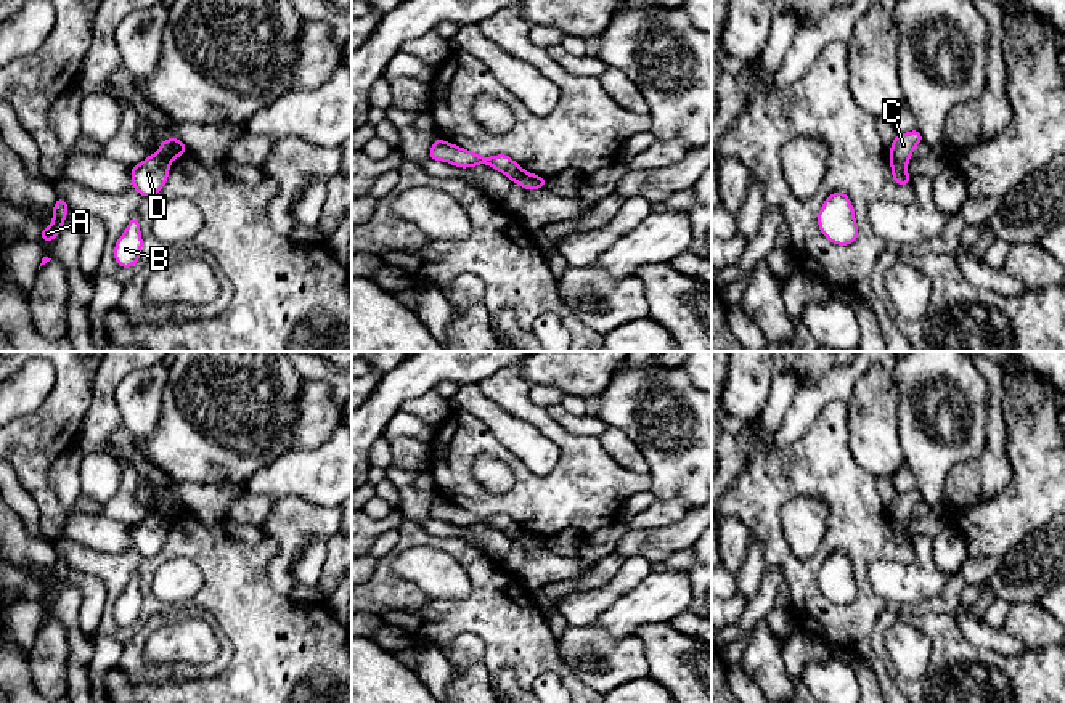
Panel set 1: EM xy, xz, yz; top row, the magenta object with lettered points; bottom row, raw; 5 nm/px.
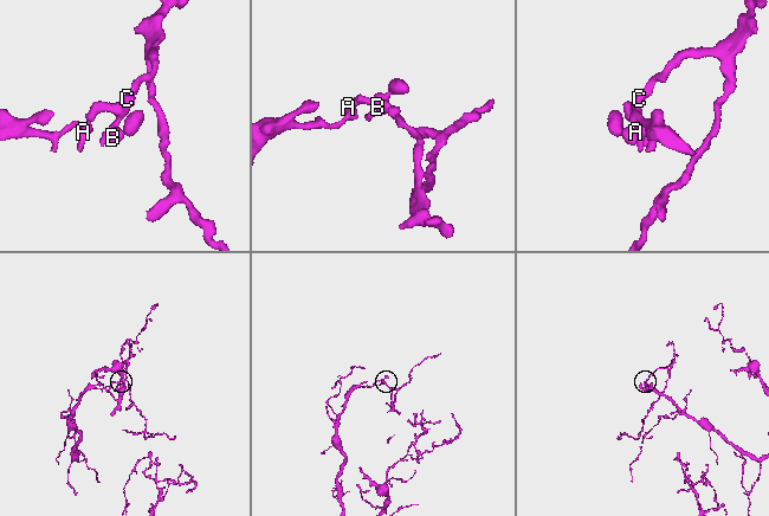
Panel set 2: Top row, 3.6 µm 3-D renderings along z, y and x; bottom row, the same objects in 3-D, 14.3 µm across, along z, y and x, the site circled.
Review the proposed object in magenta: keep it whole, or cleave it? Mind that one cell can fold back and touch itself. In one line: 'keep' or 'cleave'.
cleave

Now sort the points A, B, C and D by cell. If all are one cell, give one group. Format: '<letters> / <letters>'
A B D / C

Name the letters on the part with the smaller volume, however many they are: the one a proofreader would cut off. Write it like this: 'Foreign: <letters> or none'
Foreign: C

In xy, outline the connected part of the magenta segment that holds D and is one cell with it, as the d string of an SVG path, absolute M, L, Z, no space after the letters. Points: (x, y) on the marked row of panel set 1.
M149 154L141 164L132 167L132 188L145 197L153 197L167 181L170 161Z

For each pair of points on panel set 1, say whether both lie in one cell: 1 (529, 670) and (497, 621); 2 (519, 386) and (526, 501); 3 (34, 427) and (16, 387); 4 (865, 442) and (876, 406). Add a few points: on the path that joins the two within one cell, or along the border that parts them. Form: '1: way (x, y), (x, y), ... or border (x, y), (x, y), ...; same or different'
1: way (529, 658), (529, 654), (508, 633); same
2: way (537, 416), (566, 445), (566, 467), (556, 477); same
3: border (53, 386), (47, 398), (36, 410), (16, 419); different
4: way (873, 434), (873, 414); same

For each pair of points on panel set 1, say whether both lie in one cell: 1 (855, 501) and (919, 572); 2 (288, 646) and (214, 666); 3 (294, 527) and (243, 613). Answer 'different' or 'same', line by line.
1: different
2: different
3: different

